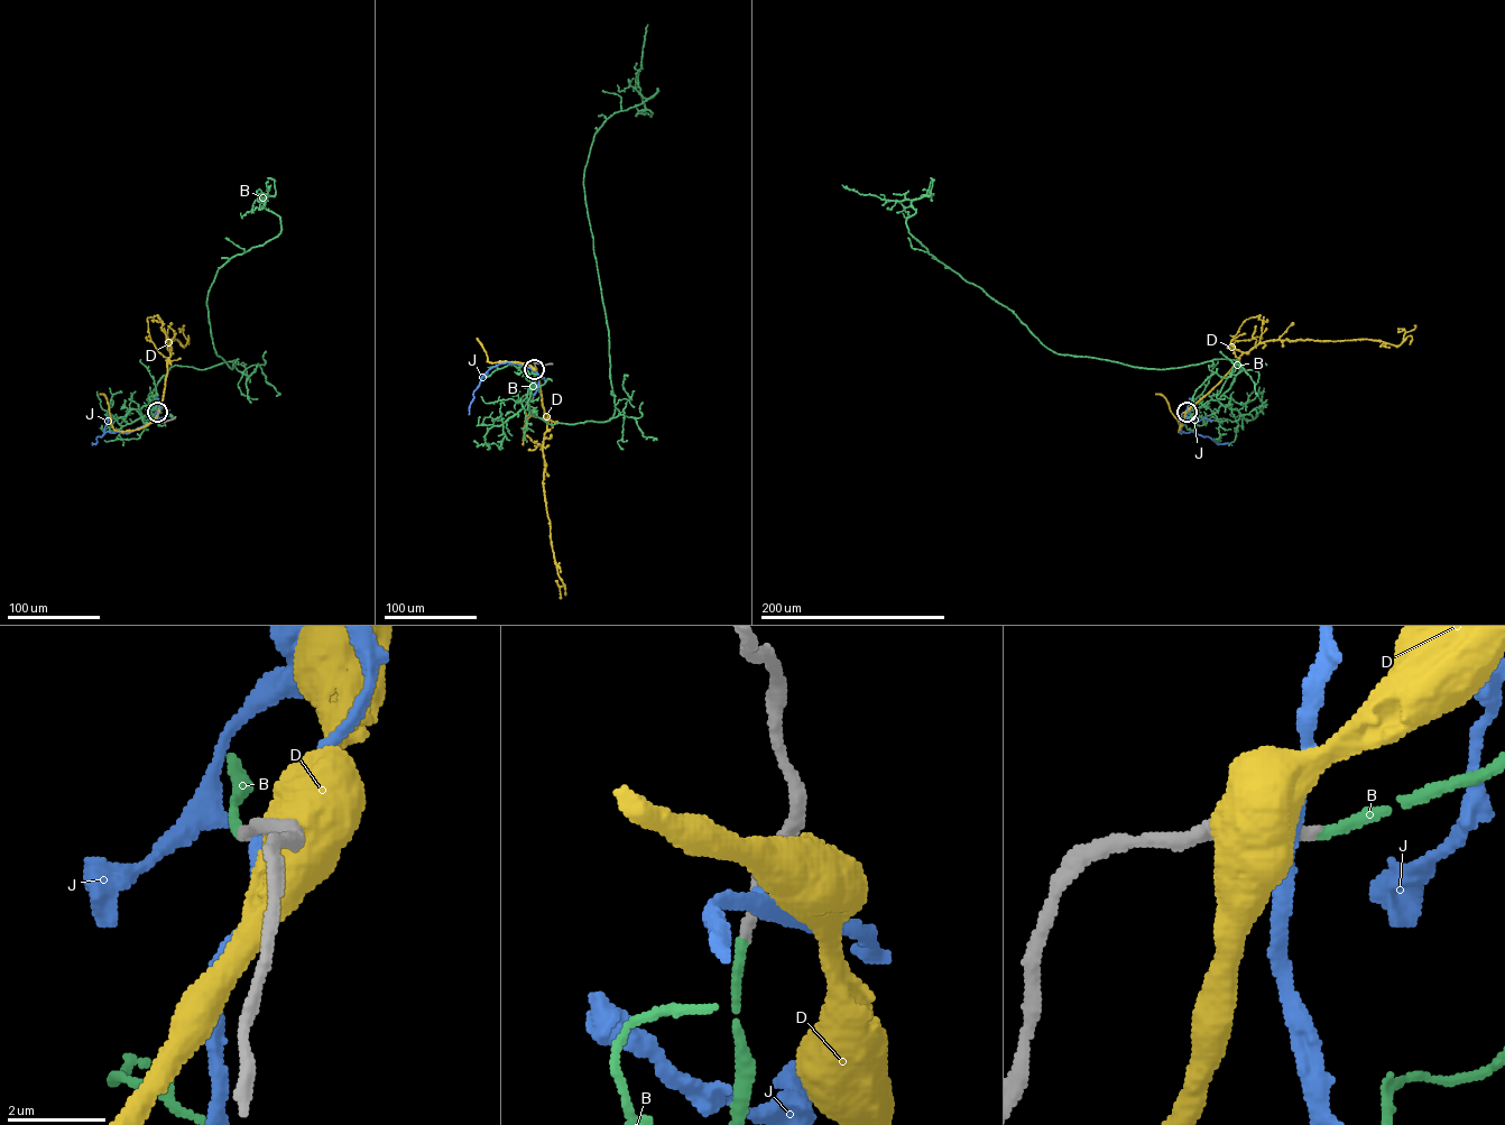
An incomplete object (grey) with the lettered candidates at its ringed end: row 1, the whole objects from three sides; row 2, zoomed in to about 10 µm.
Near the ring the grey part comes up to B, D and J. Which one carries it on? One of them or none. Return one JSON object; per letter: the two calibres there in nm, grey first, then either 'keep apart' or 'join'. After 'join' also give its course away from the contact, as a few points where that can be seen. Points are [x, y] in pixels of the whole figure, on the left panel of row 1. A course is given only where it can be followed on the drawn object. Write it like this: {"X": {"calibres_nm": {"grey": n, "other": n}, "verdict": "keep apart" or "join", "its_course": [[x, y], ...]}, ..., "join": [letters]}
{"B": {"calibres_nm": {"grey": 240, "other": 200}, "verdict": "join", "its_course": [[157, 412], [171, 367], [238, 359], [215, 352], [208, 291], [280, 232], [270, 185]]}, "D": {"calibres_nm": {"grey": 240, "other": 900}, "verdict": "keep apart"}, "J": {"calibres_nm": {"grey": 320, "other": 360}, "verdict": "keep apart"}, "join": ["B"]}

